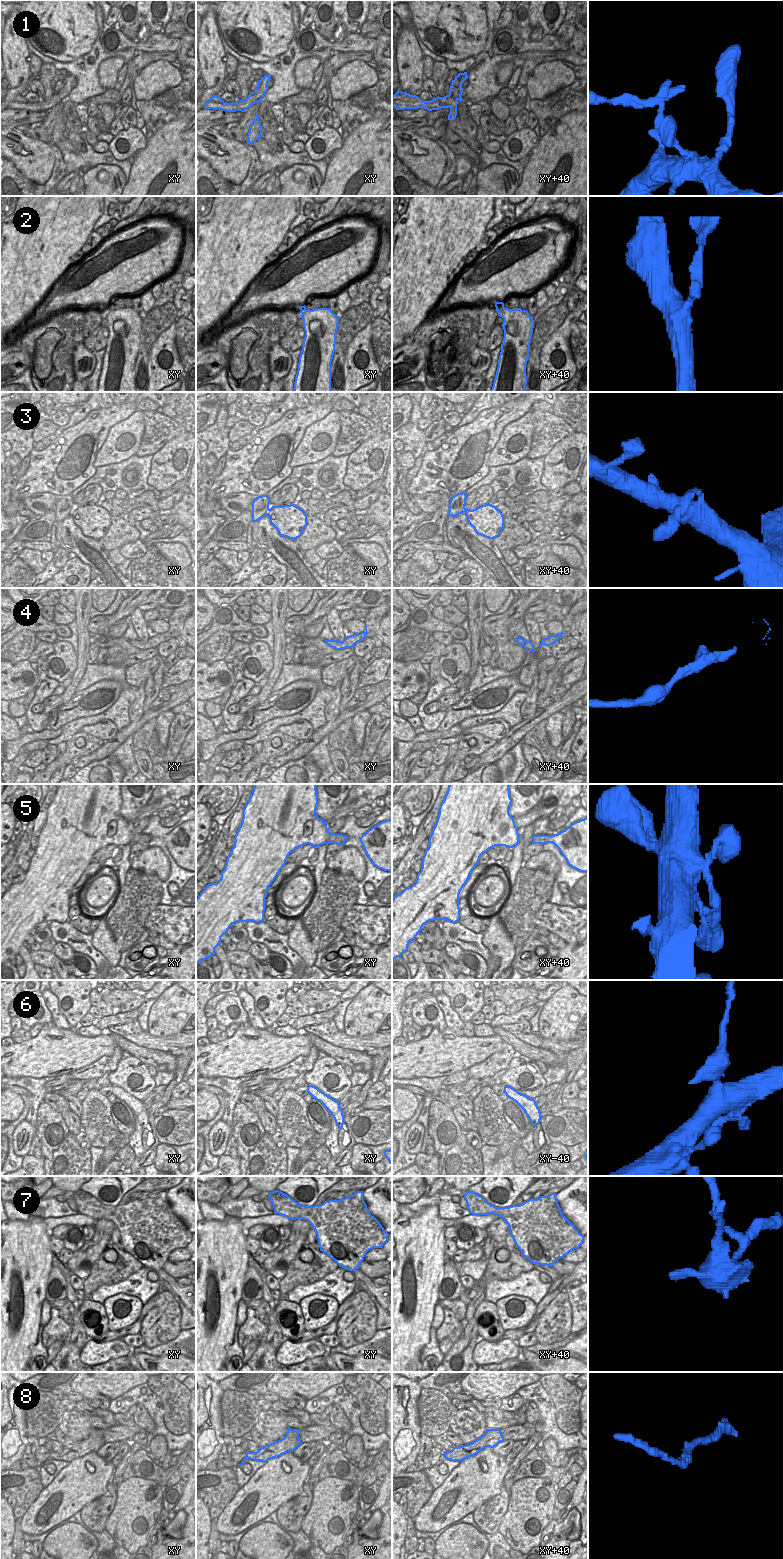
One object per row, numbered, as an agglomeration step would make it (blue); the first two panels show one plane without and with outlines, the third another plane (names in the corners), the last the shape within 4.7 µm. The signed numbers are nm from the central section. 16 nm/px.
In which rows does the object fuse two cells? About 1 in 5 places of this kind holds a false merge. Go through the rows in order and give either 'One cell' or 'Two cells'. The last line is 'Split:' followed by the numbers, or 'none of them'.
1: Two cells
2: Two cells
3: One cell
4: Two cells
5: One cell
6: Two cells
7: One cell
8: One cell
Split: 1, 2, 4, 6

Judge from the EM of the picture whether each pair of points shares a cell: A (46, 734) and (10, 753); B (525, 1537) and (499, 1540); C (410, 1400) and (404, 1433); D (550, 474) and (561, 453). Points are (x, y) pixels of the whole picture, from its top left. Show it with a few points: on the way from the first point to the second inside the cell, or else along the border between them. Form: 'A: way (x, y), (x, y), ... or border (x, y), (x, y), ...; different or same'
A: way (37, 736), (26, 738), (18, 744); same
B: border (498, 1531), (512, 1548); different
C: way (403, 1408), (403, 1425); same
D: way (552, 469), (552, 464), (558, 458); same

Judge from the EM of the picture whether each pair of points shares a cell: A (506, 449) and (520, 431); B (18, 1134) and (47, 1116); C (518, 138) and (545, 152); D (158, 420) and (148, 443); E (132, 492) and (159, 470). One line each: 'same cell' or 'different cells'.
A: same cell
B: different cells
C: different cells
D: same cell
E: different cells

